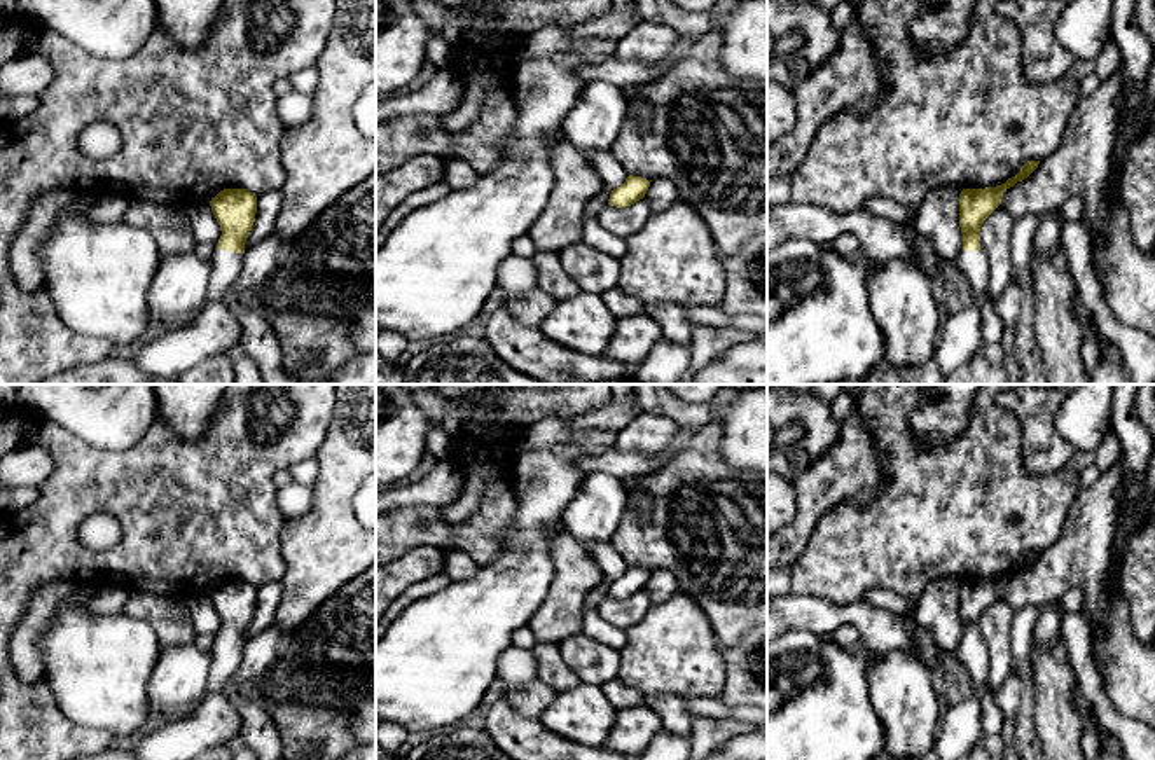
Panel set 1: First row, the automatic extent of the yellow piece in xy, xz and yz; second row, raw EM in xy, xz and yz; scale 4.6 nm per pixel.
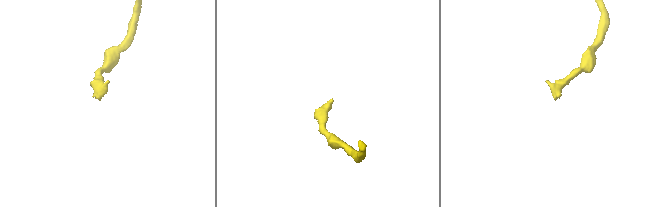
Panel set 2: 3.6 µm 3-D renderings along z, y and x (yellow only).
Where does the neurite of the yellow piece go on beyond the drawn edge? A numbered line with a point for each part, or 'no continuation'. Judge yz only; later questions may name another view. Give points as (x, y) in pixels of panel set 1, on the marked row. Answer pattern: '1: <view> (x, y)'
1: yz (960, 339)

